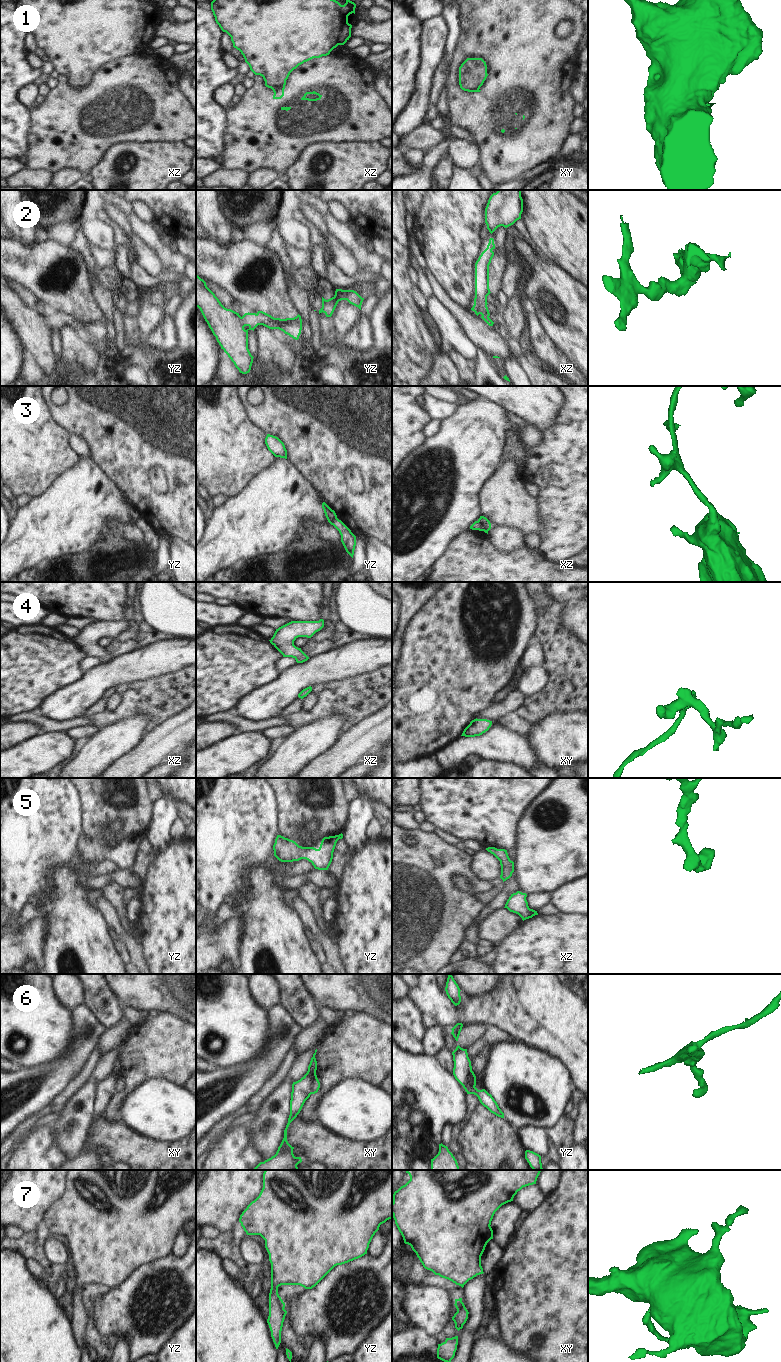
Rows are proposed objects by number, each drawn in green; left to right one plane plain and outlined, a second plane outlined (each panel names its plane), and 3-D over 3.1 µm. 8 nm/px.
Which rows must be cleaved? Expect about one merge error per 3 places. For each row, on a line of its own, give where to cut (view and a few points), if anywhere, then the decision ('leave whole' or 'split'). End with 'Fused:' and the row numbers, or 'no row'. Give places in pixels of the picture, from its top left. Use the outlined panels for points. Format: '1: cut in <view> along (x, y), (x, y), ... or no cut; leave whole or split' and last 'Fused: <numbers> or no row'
1: cut in xz along (285, 82), (279, 87), (271, 88); split
2: no cut; leave whole
3: cut in xz along (477, 521), (482, 525), (490, 525); split
4: no cut; leave whole
5: no cut; leave whole
6: cut in xy along (307, 1072), (311, 1078), (312, 1093); split
7: no cut; leave whole
Fused: 1, 3, 6

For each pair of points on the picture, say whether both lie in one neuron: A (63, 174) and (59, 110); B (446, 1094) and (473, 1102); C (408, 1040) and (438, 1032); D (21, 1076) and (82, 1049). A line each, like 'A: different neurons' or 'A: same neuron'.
A: different neurons
B: different neurons
C: different neurons
D: same neuron

